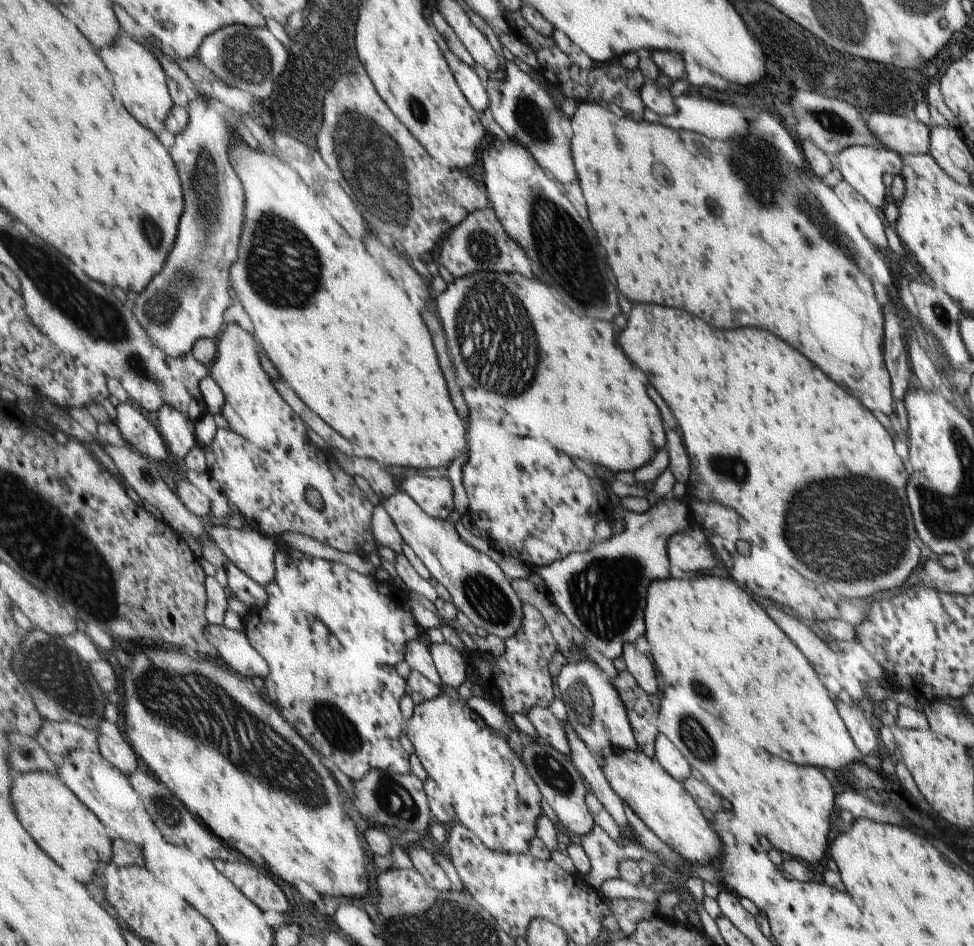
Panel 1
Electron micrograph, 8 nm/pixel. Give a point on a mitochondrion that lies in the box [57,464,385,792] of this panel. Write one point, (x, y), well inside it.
(334, 725)

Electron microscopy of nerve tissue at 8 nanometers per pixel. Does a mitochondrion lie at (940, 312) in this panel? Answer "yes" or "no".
yes

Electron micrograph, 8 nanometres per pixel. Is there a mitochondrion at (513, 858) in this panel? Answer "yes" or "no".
no

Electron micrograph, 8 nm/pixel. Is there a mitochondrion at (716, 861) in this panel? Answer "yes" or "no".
no

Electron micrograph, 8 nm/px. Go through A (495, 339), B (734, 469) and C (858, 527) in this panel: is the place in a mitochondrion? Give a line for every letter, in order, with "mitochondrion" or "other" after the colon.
A: mitochondrion
B: mitochondrion
C: mitochondrion

